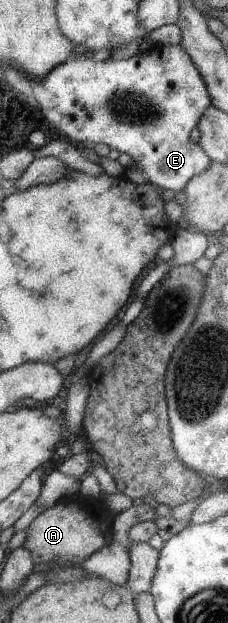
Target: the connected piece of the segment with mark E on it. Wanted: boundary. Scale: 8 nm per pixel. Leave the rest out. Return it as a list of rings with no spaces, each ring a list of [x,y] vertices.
[[[179,43],[175,46],[156,45],[143,54],[129,56],[127,60],[107,58],[103,62],[95,62],[89,55],[70,57],[51,68],[41,80],[33,80],[24,76],[23,72],[17,74],[21,80],[25,79],[29,83],[39,110],[43,112],[51,128],[55,128],[73,144],[87,140],[91,144],[99,143],[111,150],[125,152],[127,156],[131,156],[134,169],[145,174],[150,184],[156,188],[176,193],[185,191],[191,176],[201,174],[212,162],[198,142],[189,140],[189,132],[197,126],[199,118],[211,105],[211,99],[198,68],[189,60],[185,48]]]

